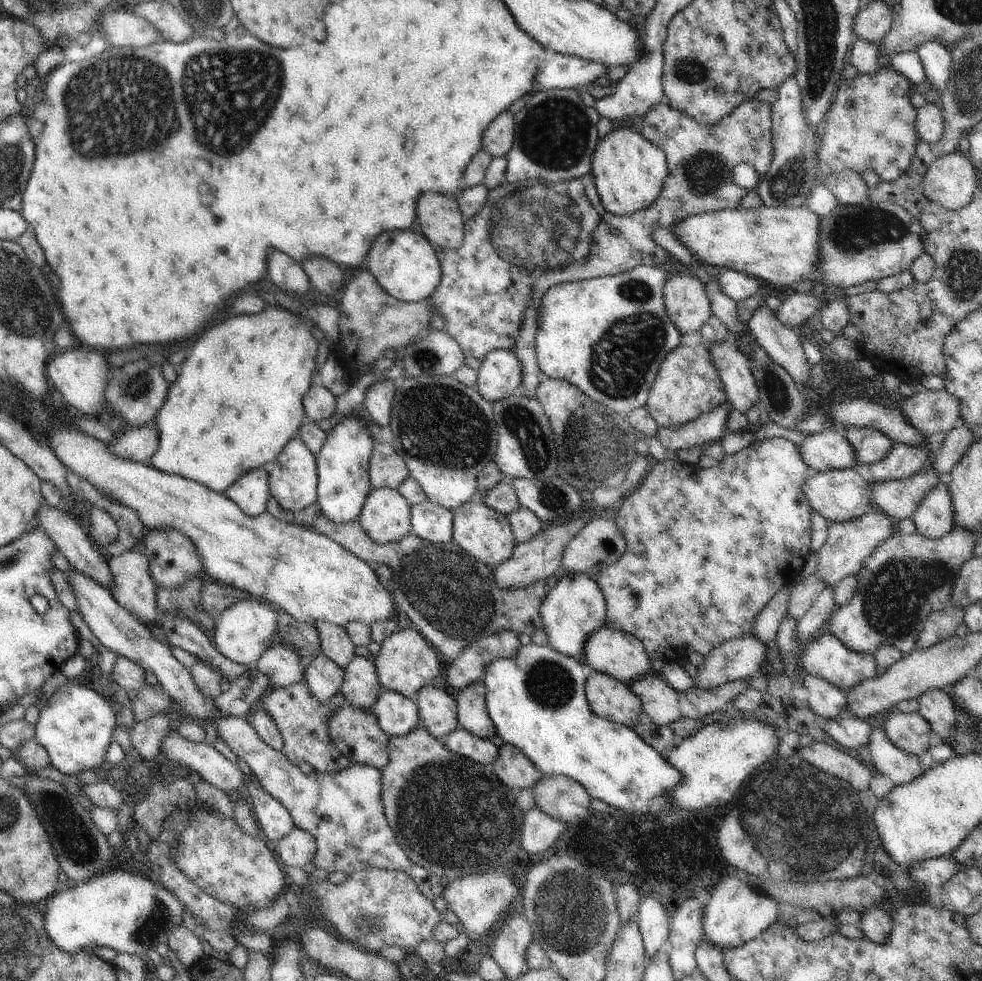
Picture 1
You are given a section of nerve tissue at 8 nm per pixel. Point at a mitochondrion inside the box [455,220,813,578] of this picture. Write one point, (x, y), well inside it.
(618, 372)

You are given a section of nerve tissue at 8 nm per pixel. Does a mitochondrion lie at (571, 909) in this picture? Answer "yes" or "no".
yes

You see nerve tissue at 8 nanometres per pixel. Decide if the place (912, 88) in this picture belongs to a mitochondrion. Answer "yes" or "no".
no

